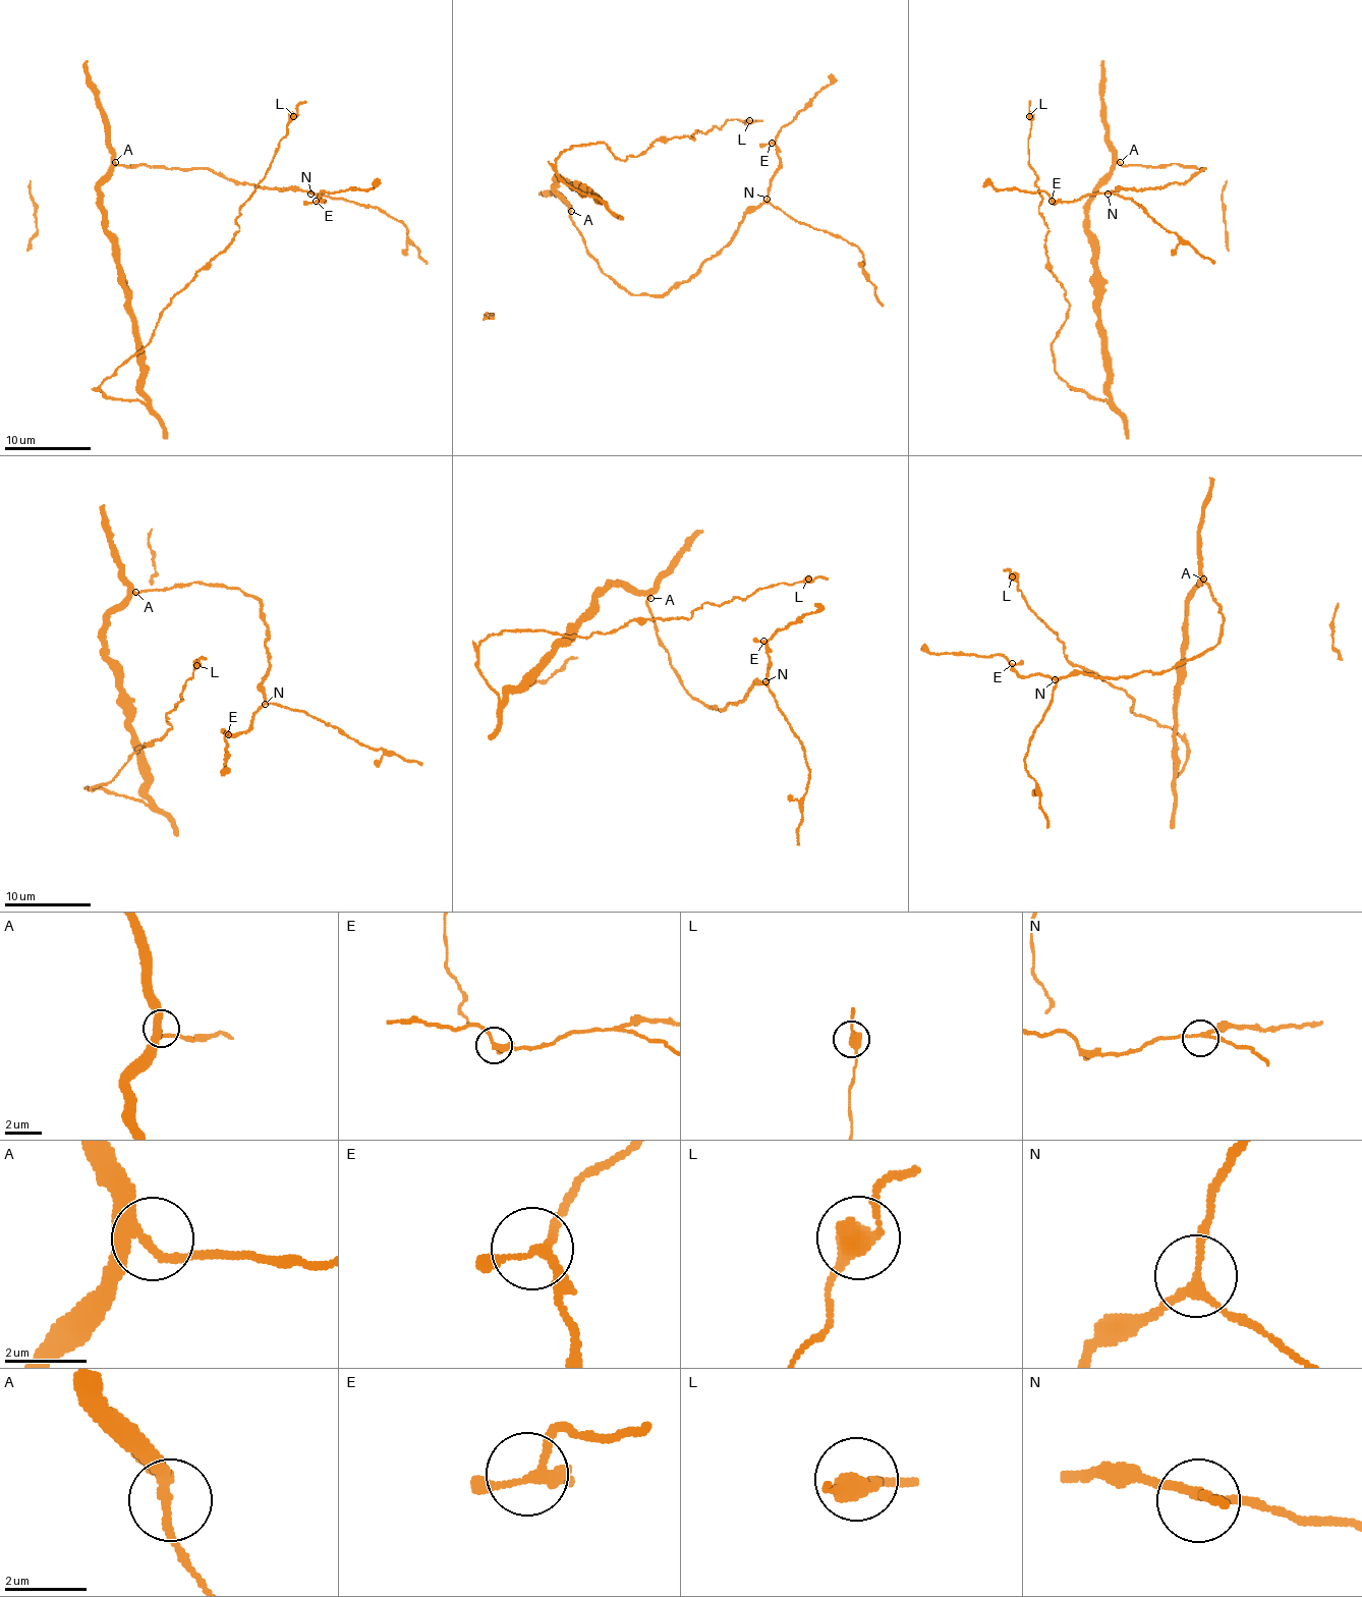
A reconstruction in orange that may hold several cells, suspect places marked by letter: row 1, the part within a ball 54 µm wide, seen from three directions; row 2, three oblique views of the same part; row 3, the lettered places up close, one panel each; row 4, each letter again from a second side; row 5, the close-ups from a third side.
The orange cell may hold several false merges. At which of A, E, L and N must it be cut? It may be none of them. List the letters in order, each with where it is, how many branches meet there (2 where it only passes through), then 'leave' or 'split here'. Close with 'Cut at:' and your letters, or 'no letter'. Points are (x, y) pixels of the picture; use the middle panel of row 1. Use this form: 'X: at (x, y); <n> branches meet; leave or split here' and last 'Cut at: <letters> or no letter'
A: at (571, 211); 3 branches meet; leave
E: at (772, 143); 3 branches meet; leave
L: at (749, 120); 2 branches meet; leave
N: at (767, 199); 3 branches meet; leave
Cut at: no letter

